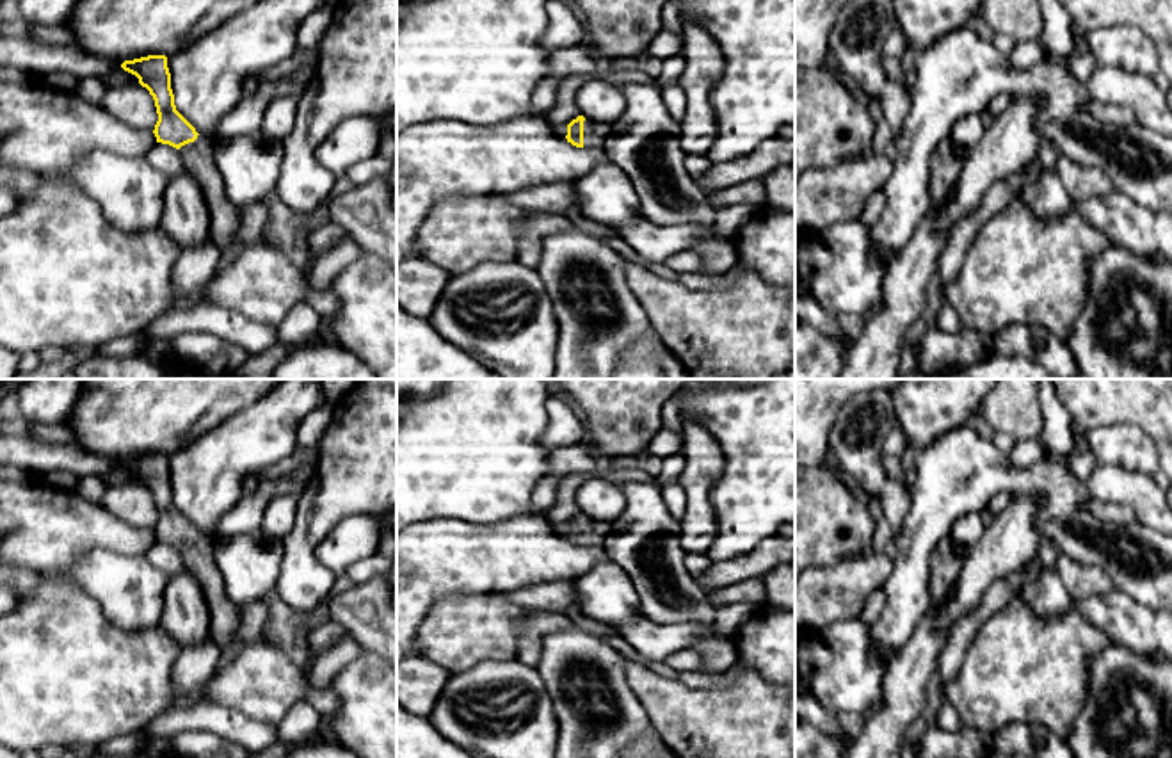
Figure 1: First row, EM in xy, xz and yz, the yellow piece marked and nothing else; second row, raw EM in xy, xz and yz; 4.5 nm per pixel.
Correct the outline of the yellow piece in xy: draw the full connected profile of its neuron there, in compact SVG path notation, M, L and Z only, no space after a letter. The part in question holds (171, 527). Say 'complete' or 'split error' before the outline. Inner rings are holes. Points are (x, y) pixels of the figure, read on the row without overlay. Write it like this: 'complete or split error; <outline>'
split error; M148 454L124 459L121 466L139 477L155 498L158 520L155 523L157 541L178 548L187 571L199 582L210 609L210 635L224 651L238 632L238 609L226 594L224 578L213 560L213 539L199 534L196 527L176 509L171 488L171 472L165 454Z

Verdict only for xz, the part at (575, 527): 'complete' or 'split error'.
split error

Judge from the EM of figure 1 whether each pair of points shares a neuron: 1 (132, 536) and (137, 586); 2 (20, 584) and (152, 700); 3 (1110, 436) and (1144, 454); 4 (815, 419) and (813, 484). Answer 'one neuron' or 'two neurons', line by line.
1: two neurons
2: two neurons
3: one neuron
4: two neurons

